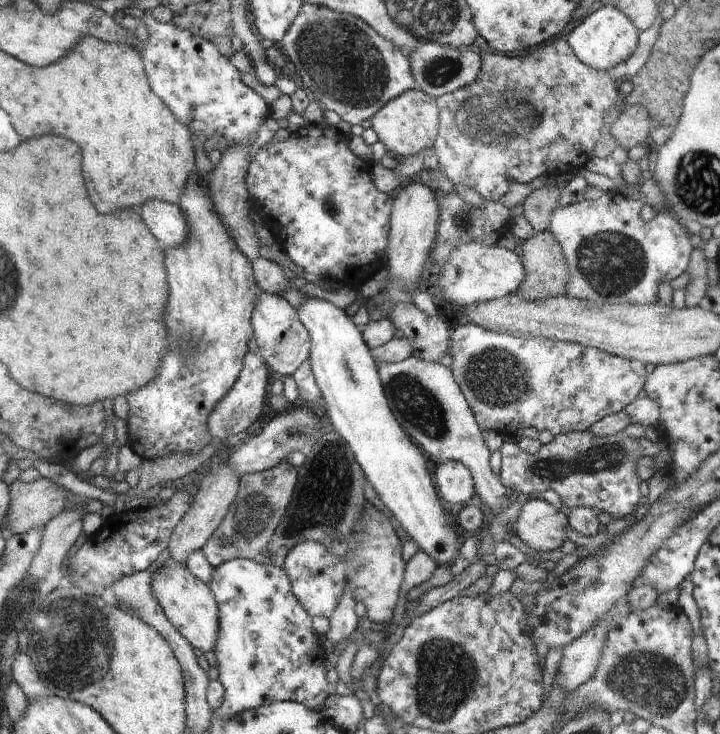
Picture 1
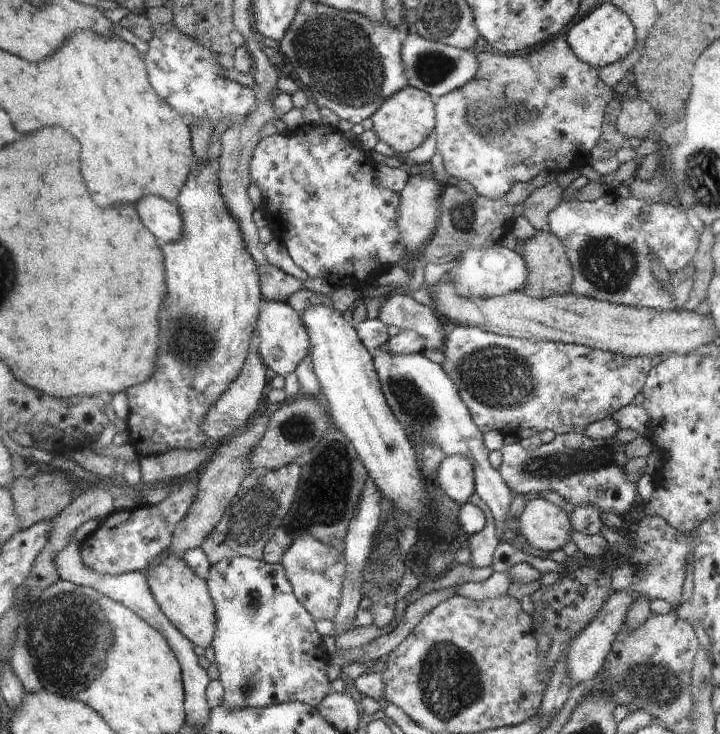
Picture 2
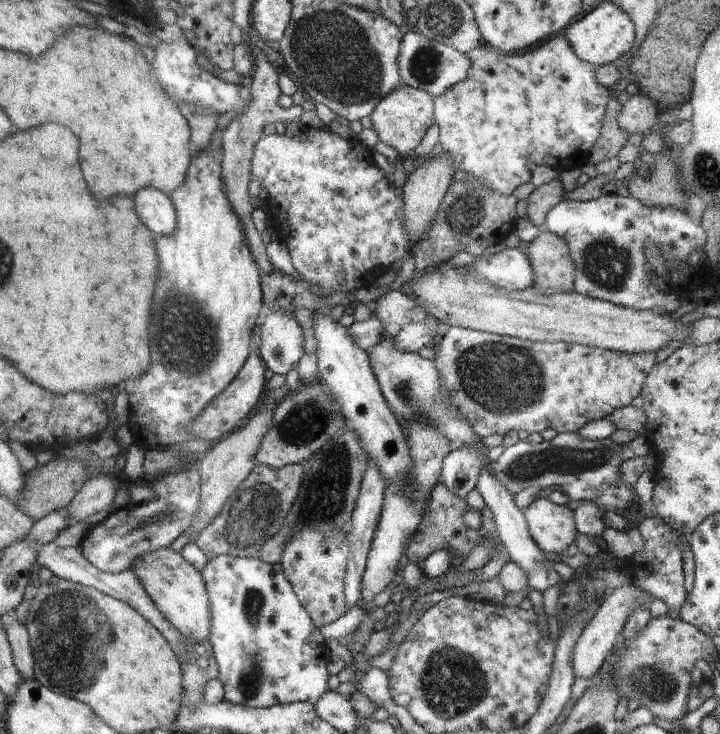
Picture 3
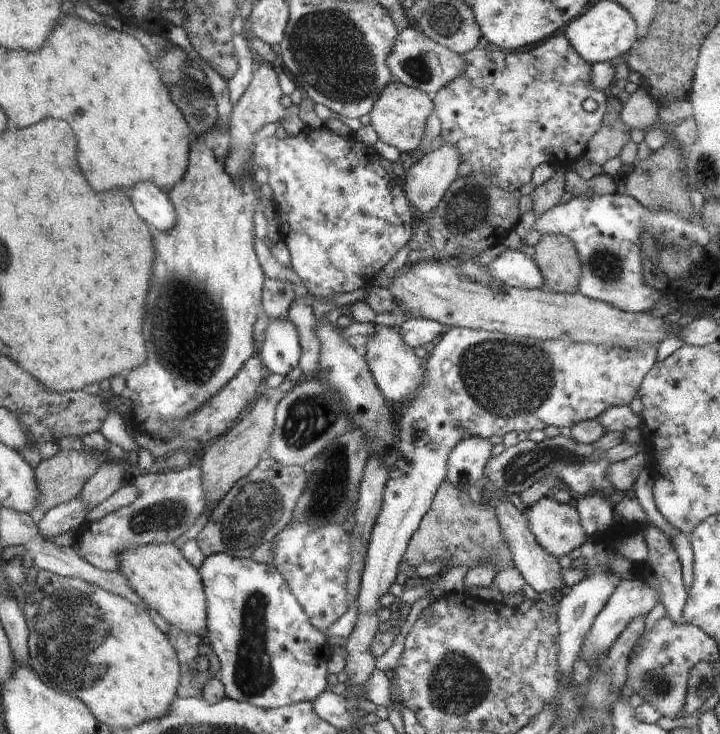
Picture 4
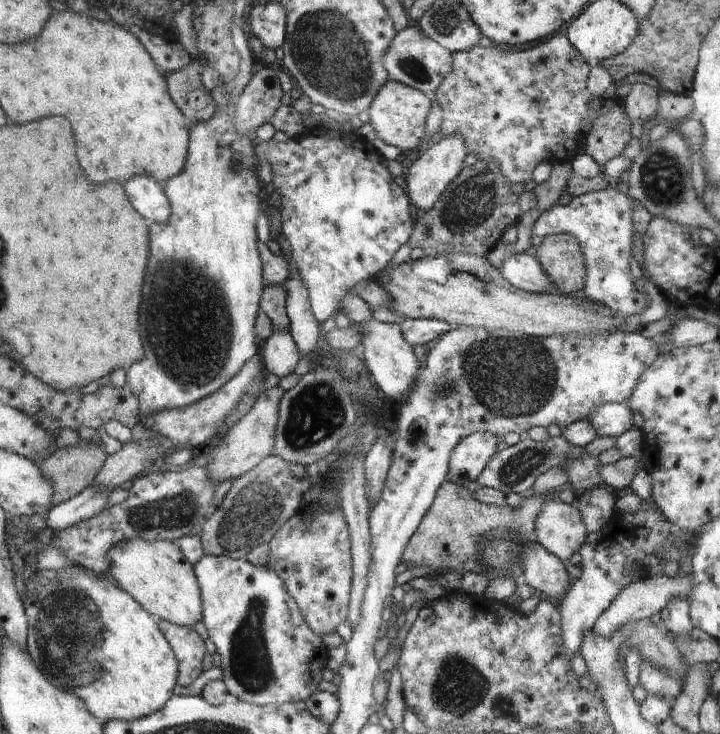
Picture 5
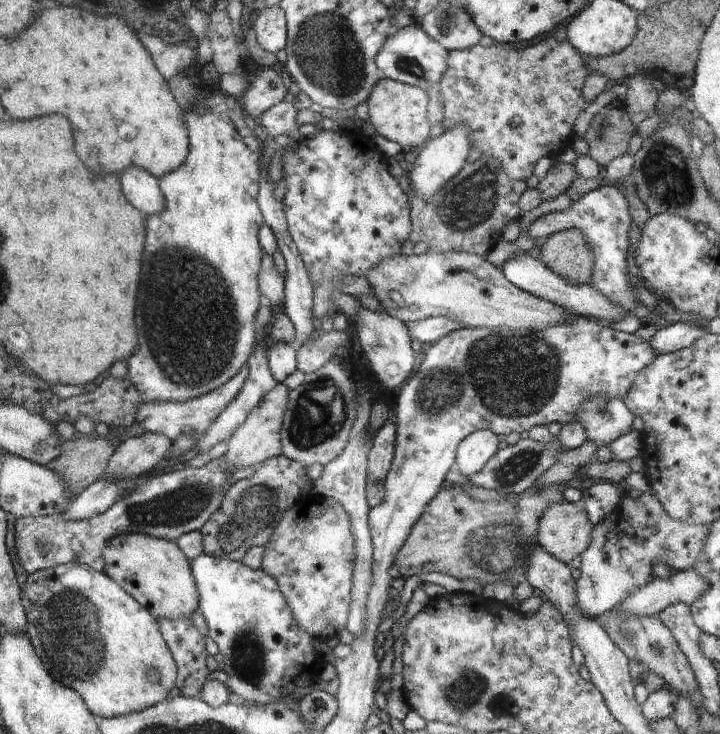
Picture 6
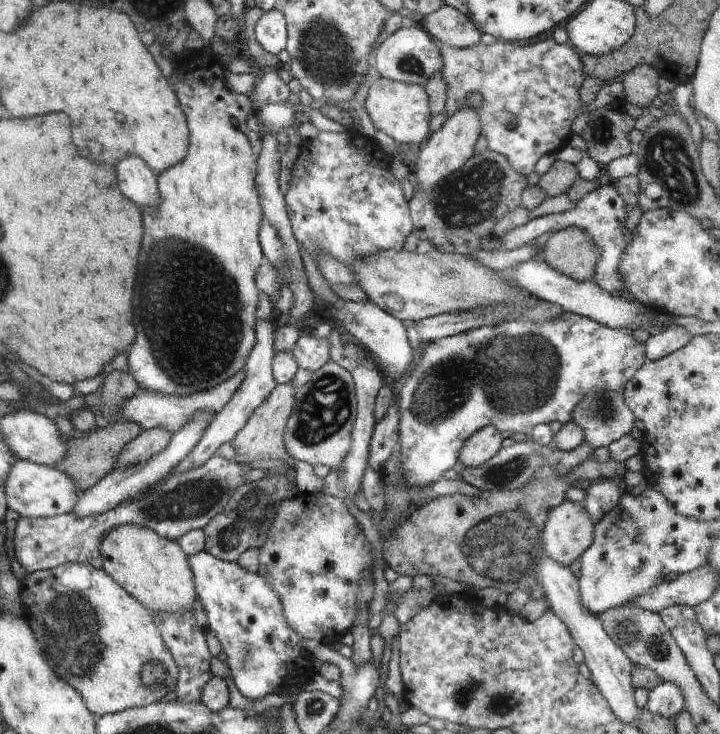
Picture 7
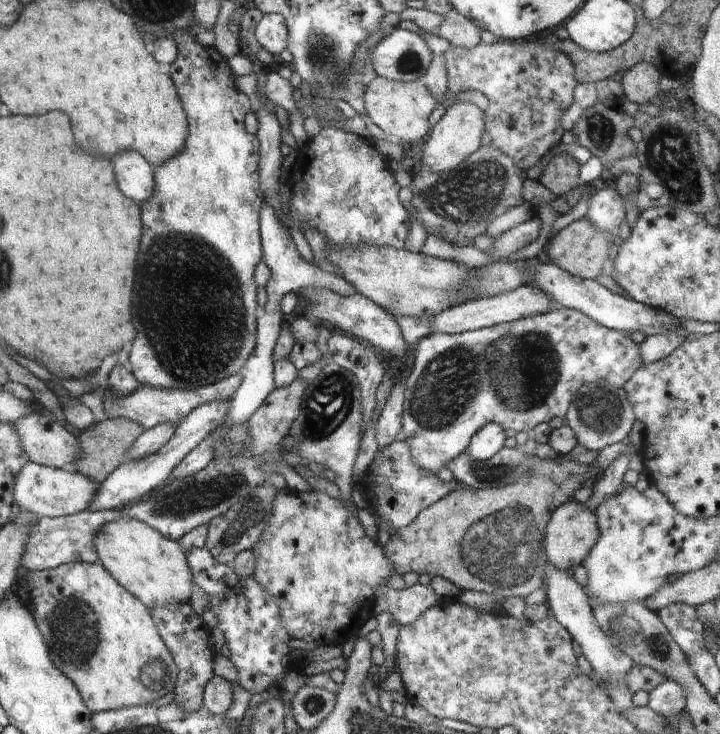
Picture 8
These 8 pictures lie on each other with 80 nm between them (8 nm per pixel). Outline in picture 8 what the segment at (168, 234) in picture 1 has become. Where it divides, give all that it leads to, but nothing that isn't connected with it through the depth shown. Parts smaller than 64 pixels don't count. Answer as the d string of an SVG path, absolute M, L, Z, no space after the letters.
M124 150L112 158L116 162L116 178L120 178L120 190L136 202L145 202L154 191L154 168L140 155L140 152Z

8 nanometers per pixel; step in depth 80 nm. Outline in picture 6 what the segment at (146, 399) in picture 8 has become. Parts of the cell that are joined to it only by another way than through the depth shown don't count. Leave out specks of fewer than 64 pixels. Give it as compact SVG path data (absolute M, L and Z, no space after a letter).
M246 364L239 371L240 374L236 373L236 378L231 378L232 382L228 381L228 386L219 386L218 389L211 390L210 393L200 395L199 397L191 398L191 400L141 402L137 408L135 420L146 431L163 434L171 439L172 442L178 441L180 437L188 436L190 433L198 440L243 390L243 386L249 378L250 368Z

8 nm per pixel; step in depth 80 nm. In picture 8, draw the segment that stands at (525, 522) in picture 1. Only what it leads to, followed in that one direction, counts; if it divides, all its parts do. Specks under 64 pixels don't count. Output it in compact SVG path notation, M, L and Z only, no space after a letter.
M573 498L567 499L552 515L547 524L544 539L543 558L554 569L568 570L581 565L599 543L600 530L598 516L586 506Z

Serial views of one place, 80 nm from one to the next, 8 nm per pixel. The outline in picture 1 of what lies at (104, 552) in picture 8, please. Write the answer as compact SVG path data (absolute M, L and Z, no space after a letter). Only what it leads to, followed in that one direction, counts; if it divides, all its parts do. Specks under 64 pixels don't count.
M162 560L152 568L151 591L166 618L193 648L202 652L215 649L219 636L219 605L207 583L196 578L185 564Z

